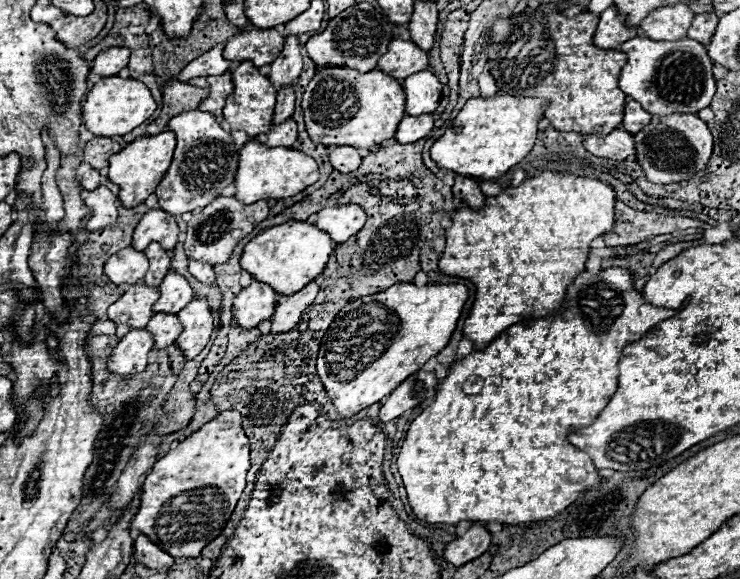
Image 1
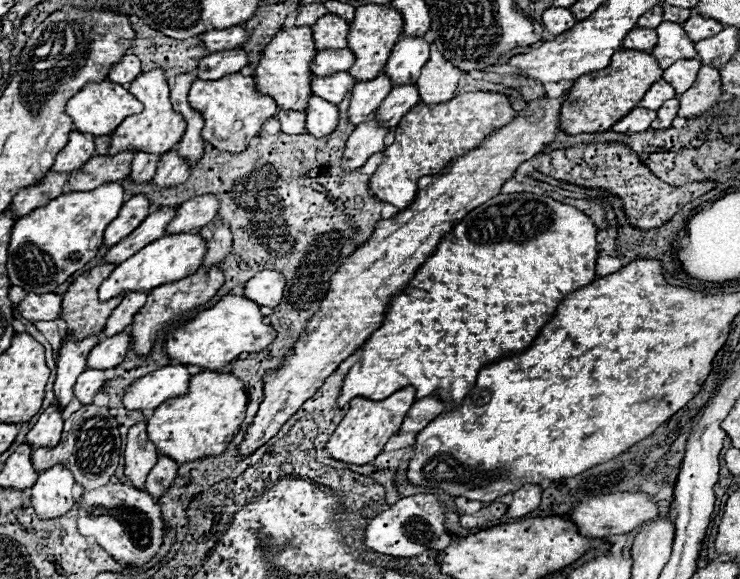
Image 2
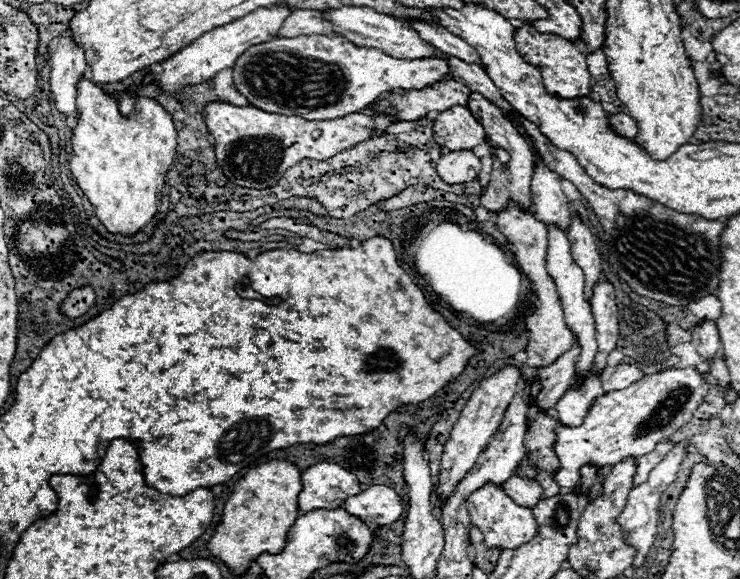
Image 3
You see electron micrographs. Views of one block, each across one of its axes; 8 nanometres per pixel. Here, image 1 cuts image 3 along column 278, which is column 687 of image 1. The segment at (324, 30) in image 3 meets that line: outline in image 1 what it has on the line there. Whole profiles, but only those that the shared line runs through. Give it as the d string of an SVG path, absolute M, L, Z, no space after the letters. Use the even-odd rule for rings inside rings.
M714 12L696 14L690 28L688 28L686 38L692 38L692 40L696 40L700 44L708 44L714 30L716 30L716 24L718 24L718 16Z

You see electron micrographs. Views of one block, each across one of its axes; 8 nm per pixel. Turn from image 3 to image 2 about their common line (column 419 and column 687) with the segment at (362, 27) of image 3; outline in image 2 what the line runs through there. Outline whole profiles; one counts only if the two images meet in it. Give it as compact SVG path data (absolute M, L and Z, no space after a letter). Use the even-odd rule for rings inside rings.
M662 22L658 28L658 44L654 46L652 54L658 58L662 68L668 68L676 60L684 58L698 58L694 50L694 42L688 38L684 28L676 22Z

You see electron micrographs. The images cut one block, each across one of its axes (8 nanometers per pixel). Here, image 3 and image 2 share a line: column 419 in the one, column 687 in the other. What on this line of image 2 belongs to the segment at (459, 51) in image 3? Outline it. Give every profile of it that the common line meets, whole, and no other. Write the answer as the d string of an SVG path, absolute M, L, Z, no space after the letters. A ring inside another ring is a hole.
M692 12L692 16L684 22L684 28L686 28L686 34L690 36L690 40L696 42L696 40L704 40L704 38L718 34L724 26L718 20L712 20L712 18Z

